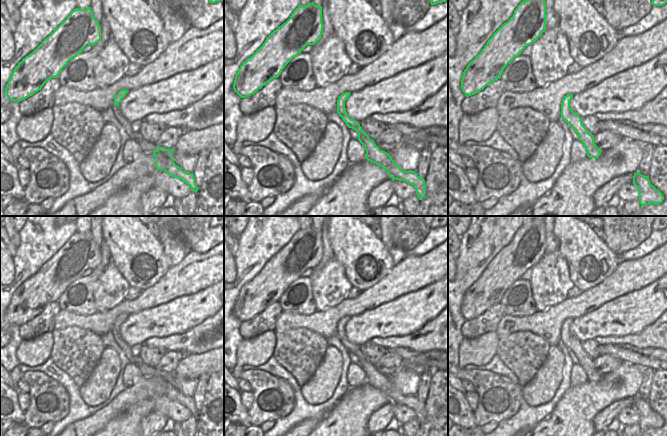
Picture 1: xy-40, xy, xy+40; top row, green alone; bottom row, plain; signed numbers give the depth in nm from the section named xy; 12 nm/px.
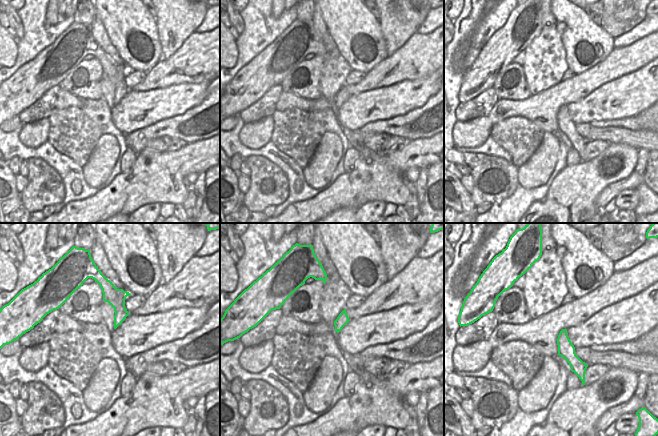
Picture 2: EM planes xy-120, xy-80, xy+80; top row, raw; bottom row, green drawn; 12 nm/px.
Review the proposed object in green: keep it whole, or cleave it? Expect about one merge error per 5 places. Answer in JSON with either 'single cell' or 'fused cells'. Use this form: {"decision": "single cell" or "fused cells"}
{"decision": "single cell"}

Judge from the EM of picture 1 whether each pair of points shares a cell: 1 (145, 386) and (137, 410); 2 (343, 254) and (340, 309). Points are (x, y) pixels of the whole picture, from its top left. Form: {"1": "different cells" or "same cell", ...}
{"1": "different cells", "2": "different cells"}

